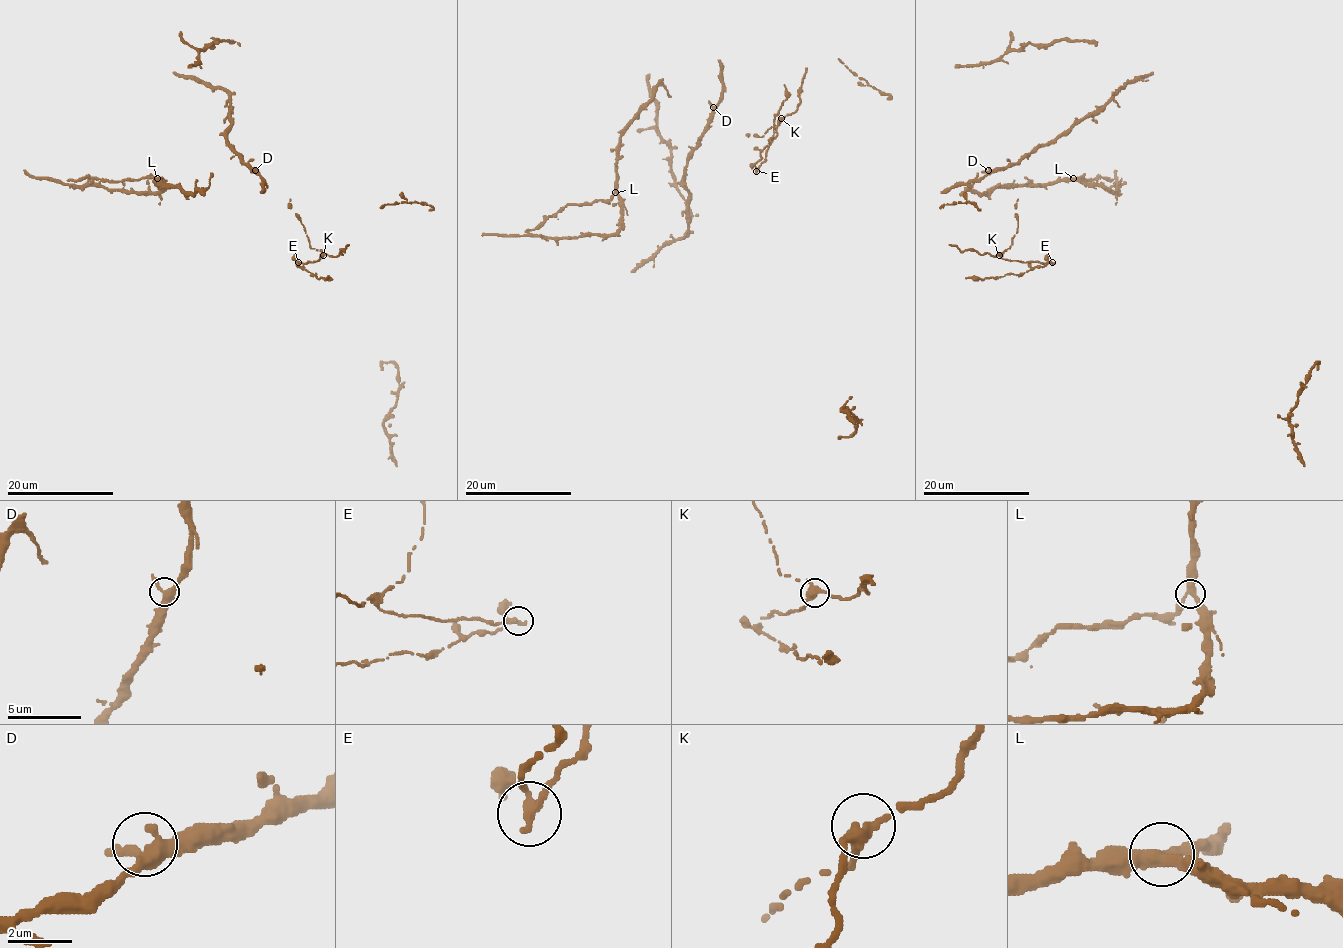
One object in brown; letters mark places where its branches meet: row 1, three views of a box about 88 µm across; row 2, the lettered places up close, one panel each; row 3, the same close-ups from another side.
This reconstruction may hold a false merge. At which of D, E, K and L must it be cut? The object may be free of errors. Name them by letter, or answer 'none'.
E

